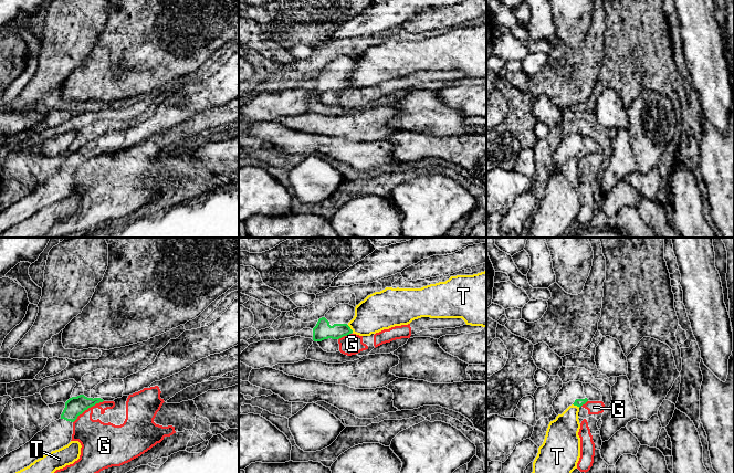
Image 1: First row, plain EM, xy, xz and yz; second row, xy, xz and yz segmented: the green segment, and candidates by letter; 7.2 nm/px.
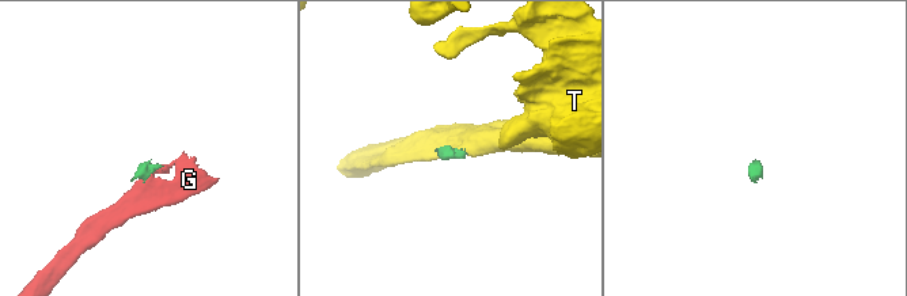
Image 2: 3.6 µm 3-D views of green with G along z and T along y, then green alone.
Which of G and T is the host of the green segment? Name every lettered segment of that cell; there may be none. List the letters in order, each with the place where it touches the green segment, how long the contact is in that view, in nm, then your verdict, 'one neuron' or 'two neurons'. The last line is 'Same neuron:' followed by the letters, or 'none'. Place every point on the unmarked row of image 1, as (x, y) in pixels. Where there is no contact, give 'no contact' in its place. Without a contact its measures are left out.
G: xy (87, 160) | 280 nm | two neurons
T: xz (349, 81) | 70 nm | two neurons
Same neuron: none

